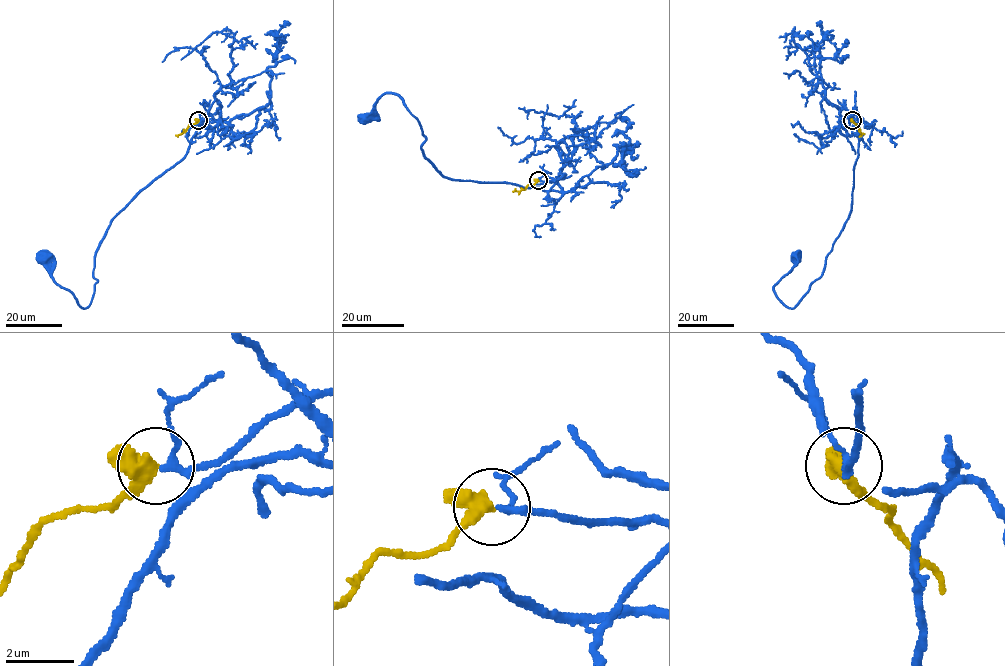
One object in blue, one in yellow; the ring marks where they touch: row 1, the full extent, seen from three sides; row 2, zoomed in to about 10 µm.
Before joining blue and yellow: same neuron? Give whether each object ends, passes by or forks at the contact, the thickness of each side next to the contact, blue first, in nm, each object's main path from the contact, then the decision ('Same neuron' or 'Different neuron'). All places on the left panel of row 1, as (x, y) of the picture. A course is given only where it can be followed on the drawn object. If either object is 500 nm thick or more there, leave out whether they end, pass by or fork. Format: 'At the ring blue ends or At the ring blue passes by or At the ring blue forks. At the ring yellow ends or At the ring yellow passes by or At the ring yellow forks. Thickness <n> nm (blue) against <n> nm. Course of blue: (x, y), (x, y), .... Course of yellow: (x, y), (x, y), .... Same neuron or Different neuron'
At the ring blue passes by. At the ring yellow passes by. Thickness 170 nm (blue) against 400 nm. Course of blue: (199, 120), (218, 113), (200, 125), (187, 153), (114, 217), (99, 242), (87, 307), (54, 280), (43, 257). Course of yellow: (198, 120), (175, 135). Same neuron

